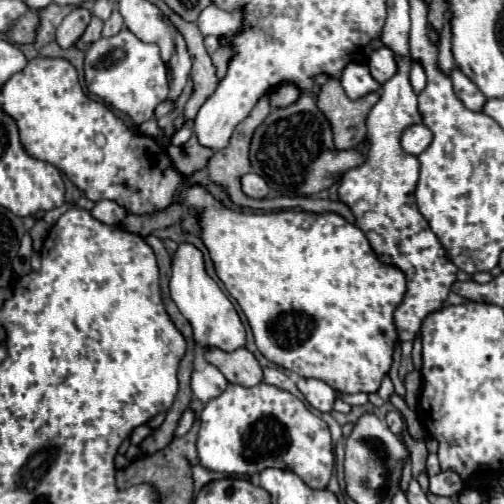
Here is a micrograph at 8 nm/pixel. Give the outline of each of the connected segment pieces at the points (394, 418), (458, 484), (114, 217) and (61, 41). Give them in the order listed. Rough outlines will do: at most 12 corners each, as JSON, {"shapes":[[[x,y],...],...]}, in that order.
{"shapes":[[[389,411],[385,421],[393,433],[401,433],[403,419],[399,411]],[[441,471],[429,479],[433,495],[451,497],[465,489],[453,471]],[[113,201],[91,209],[97,221],[119,225],[127,213]],[[71,11],[57,29],[57,45],[73,47],[85,33],[91,13]]]}

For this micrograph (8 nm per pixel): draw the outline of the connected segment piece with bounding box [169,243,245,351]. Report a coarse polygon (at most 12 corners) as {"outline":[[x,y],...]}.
{"outline":[[179,245],[171,299],[201,349],[235,351],[245,327],[201,251]]}

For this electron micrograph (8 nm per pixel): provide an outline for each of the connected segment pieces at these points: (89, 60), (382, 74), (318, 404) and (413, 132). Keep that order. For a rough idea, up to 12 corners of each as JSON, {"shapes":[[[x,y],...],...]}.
{"shapes":[[[127,27],[87,49],[85,85],[137,125],[169,95],[159,47]],[[381,47],[369,57],[369,71],[385,83],[397,71],[393,51]],[[299,379],[311,407],[331,411],[335,391],[319,379]],[[425,125],[407,127],[401,147],[419,155],[429,147],[433,133]]]}

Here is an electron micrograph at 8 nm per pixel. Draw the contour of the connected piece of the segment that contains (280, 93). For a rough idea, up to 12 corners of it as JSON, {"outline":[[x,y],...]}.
{"outline":[[291,85],[273,91],[273,107],[287,107],[299,97]]}

